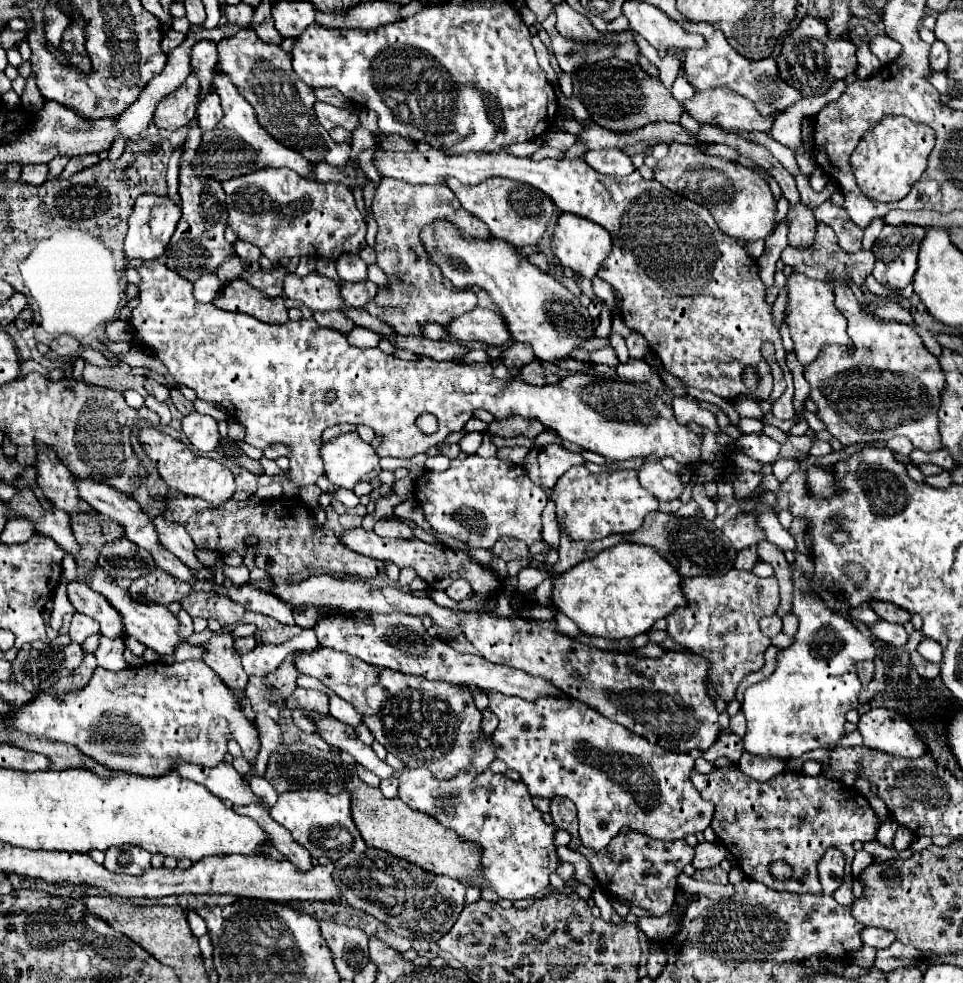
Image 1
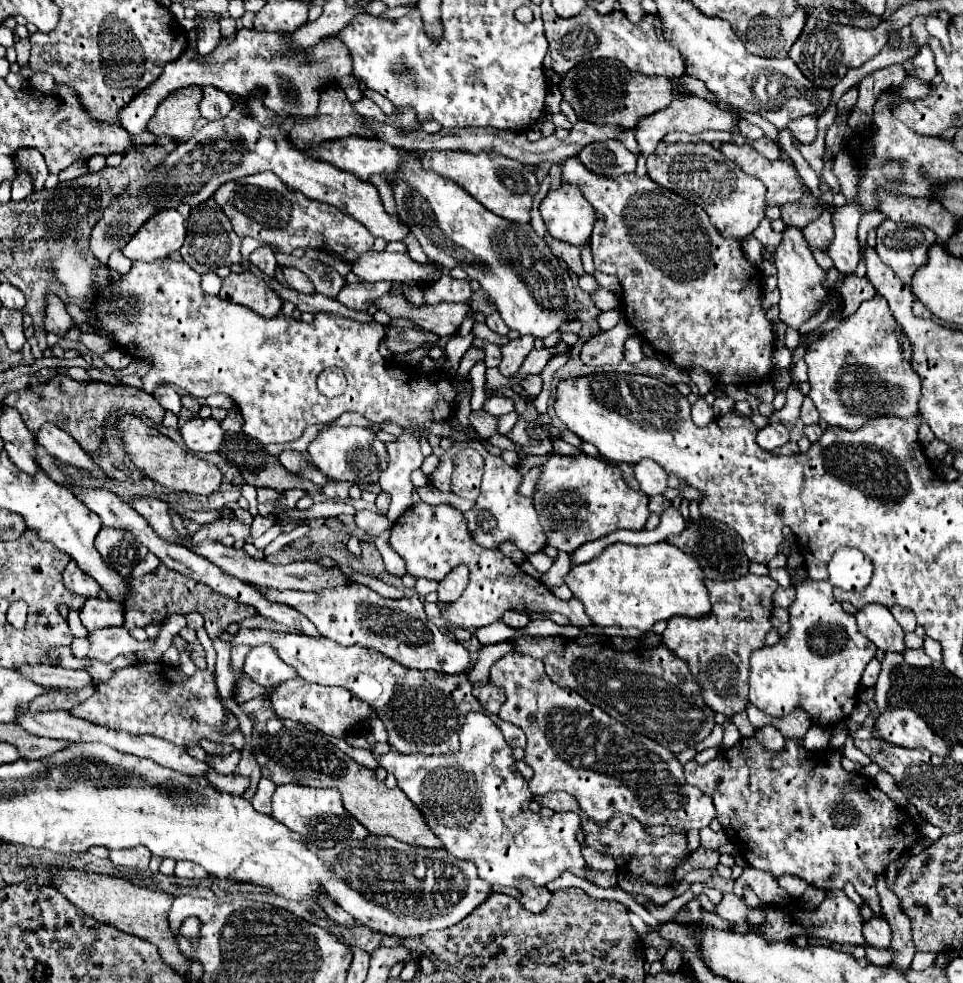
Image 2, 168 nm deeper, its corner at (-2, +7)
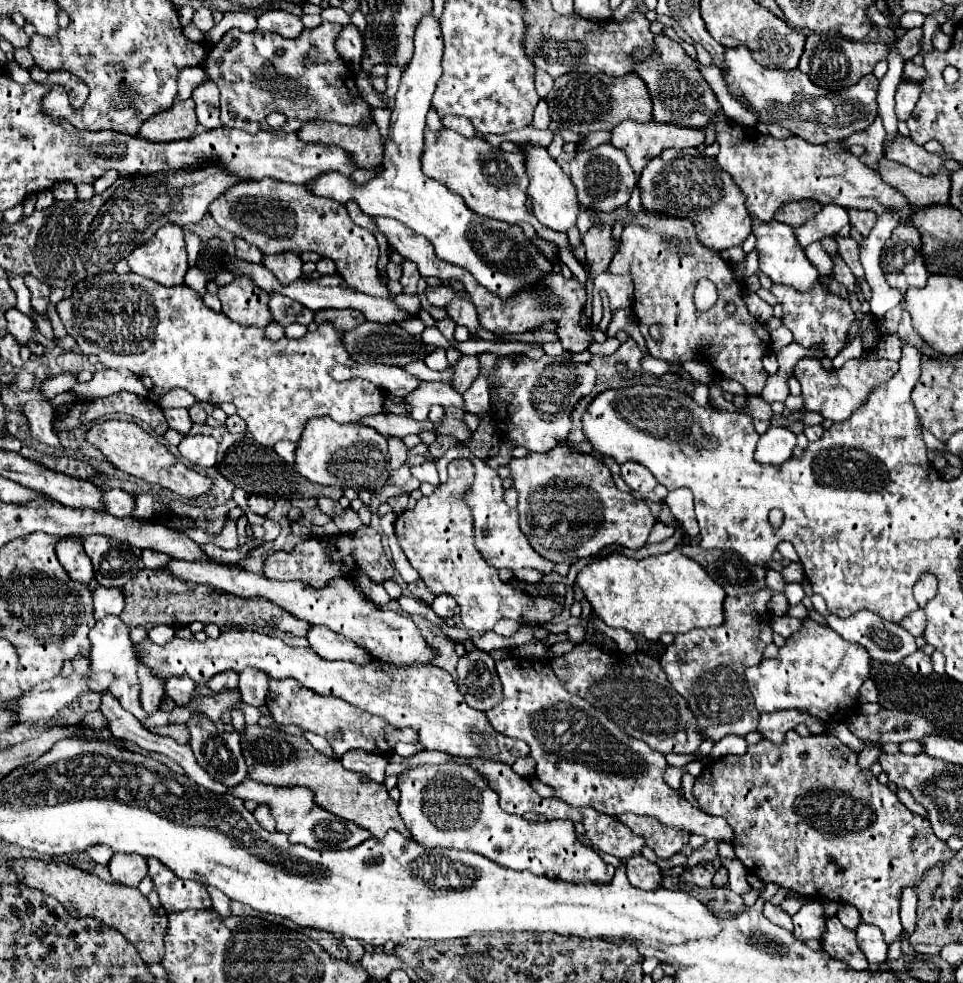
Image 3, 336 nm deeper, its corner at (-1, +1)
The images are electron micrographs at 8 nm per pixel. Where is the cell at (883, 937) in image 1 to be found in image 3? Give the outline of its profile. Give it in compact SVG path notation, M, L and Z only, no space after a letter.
M861 923L857 927L857 943L869 963L883 963L887 959L887 943L877 927Z

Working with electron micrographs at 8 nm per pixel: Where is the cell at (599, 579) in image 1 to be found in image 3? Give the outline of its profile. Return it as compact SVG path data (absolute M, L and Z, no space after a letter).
M679 549L645 559L611 553L581 569L577 585L605 625L627 629L649 641L657 641L661 633L687 633L695 627L717 627L723 623L723 589L699 563L685 557Z

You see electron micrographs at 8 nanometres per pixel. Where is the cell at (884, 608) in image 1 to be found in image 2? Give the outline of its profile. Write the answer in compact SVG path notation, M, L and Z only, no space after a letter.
M898 605L898 607L892 607L892 615L902 625L904 631L914 631L916 629L916 615L910 609Z

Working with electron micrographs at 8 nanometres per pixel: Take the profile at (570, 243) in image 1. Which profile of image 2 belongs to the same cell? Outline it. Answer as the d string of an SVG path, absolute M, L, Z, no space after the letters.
M562 183L550 191L540 203L540 213L552 237L578 247L590 239L596 215L576 185Z

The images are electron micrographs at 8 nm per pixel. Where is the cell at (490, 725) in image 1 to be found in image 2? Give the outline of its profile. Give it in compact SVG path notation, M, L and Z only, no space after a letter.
M486 681L486 683L472 683L472 693L474 697L480 701L480 705L488 711L488 713L498 713L502 703L506 701L506 693L502 687L496 687L494 683Z

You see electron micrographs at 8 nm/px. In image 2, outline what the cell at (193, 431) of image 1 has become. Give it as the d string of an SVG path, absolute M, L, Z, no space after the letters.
M190 419L180 427L180 435L186 447L194 453L212 453L218 451L224 431L216 419Z

